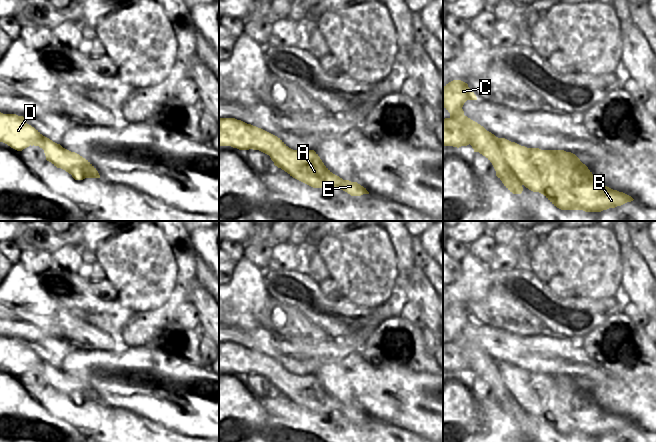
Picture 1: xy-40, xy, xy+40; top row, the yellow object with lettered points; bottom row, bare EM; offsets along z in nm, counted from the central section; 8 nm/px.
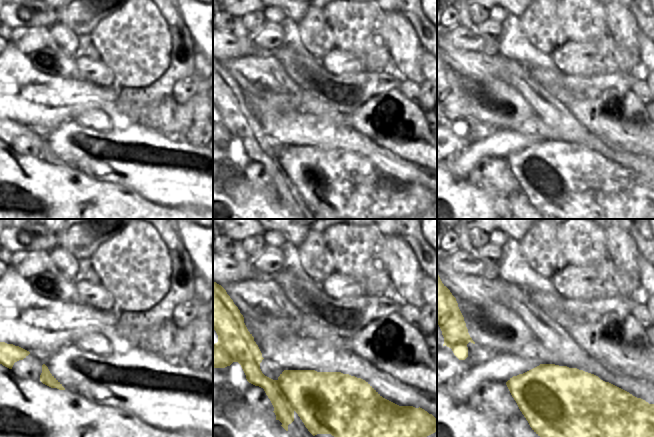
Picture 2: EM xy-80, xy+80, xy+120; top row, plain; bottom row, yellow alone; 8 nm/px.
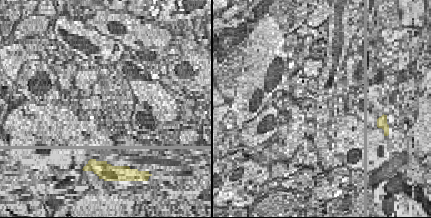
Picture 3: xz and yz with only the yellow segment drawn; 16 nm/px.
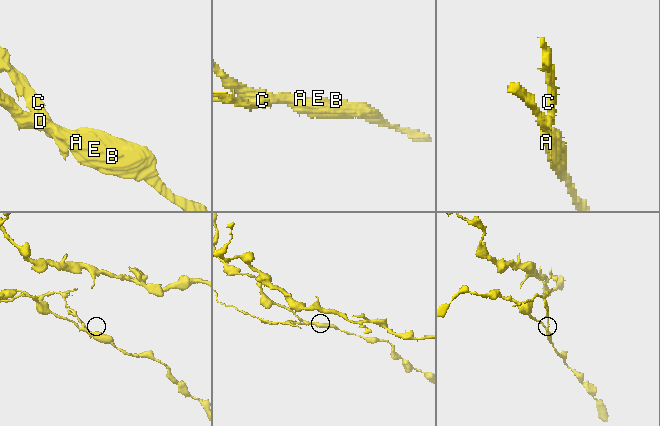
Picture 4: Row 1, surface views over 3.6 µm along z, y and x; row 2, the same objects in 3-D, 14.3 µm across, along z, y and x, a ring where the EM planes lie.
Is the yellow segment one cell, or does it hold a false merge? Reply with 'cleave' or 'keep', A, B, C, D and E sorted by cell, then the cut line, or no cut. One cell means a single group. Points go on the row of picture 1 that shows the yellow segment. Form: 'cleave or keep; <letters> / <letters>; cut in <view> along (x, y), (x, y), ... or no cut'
cleave; A B D E / C; cut in xy+40 along (483, 127), (483, 130), (491, 138), (511, 171), (523, 184)

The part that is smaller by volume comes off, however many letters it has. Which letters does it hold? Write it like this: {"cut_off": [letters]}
{"cut_off": ["C"]}

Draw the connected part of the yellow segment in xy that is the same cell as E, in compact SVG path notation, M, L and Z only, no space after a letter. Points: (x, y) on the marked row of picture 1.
M219 118L219 146L231 146L239 150L249 150L255 144L267 146L271 153L271 160L287 172L293 178L313 187L313 188L339 188L351 196L361 196L369 194L369 192L358 184L349 180L343 180L339 176L333 174L322 162L318 154L314 150L305 150L299 152L289 148L277 136L251 124L247 124L235 118Z

